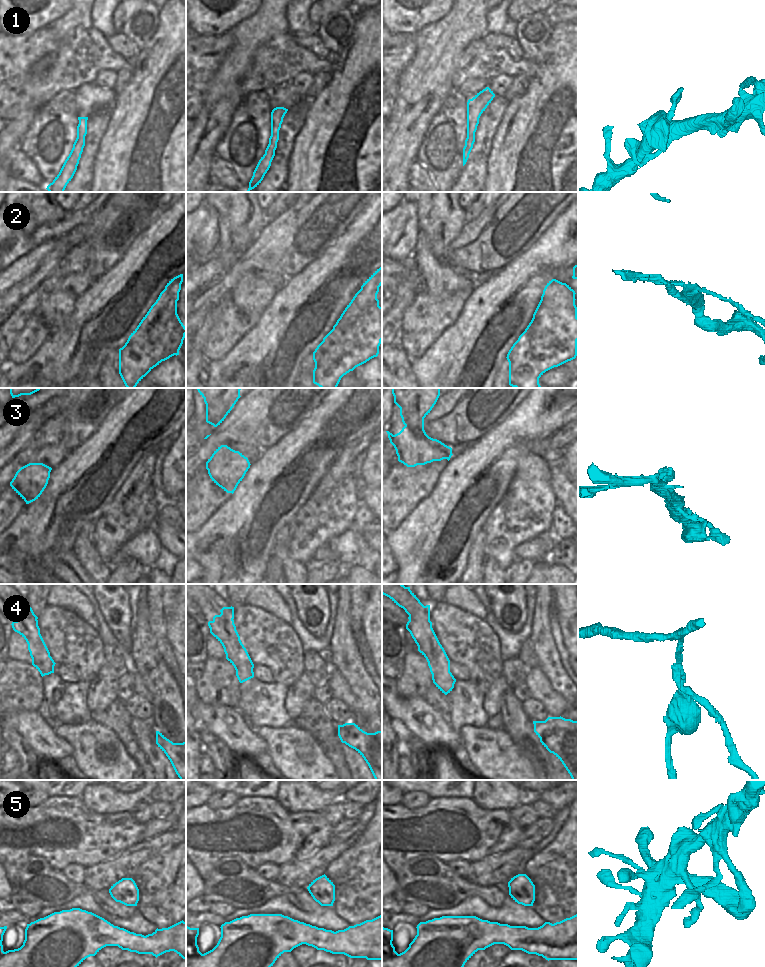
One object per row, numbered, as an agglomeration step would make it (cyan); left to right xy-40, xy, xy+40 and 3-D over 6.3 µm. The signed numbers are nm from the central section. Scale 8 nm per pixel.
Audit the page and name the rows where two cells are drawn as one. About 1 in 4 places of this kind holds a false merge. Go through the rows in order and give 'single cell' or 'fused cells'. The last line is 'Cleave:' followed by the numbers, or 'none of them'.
1: single cell
2: fused cells
3: single cell
4: fused cells
5: single cell
Cleave: 2, 4

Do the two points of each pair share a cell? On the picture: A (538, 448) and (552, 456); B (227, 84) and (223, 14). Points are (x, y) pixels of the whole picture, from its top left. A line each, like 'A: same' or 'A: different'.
A: same
B: different

